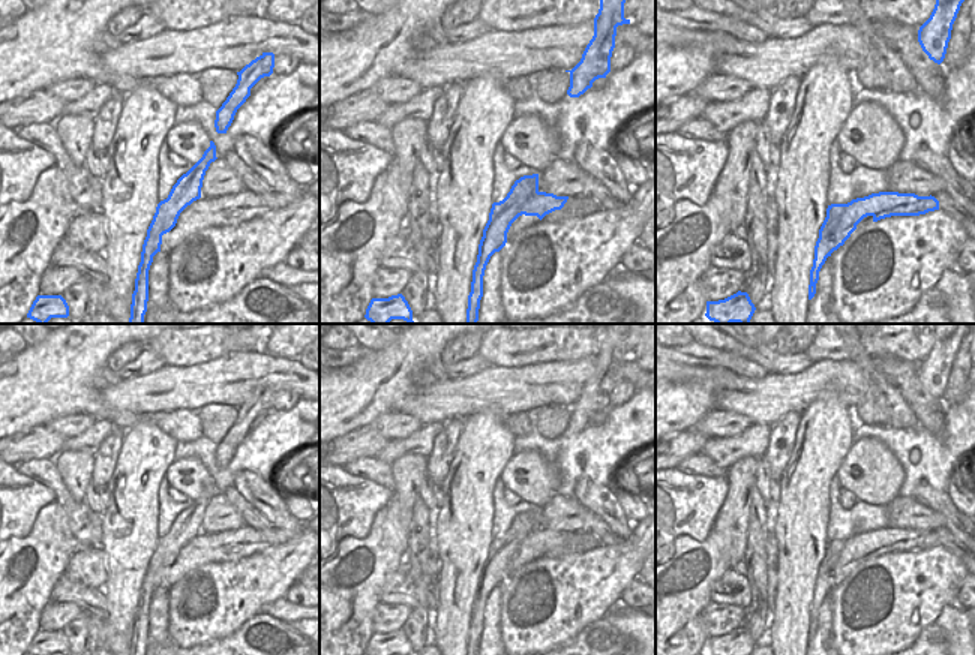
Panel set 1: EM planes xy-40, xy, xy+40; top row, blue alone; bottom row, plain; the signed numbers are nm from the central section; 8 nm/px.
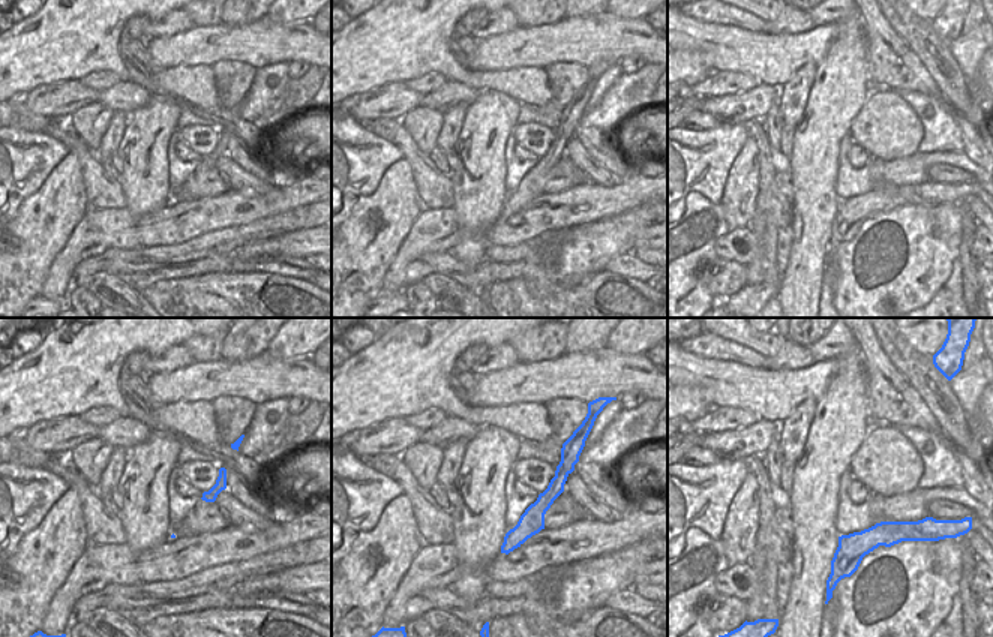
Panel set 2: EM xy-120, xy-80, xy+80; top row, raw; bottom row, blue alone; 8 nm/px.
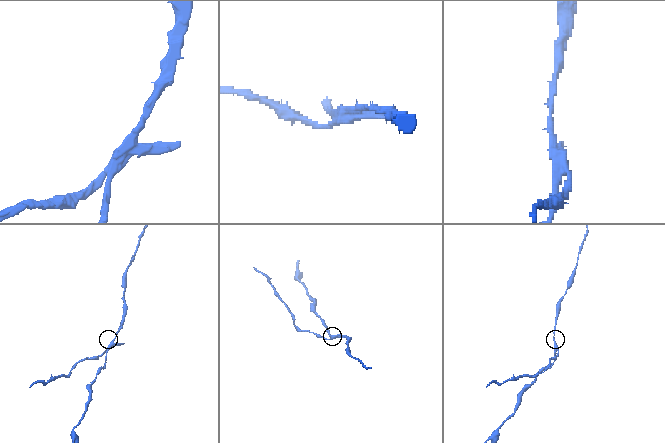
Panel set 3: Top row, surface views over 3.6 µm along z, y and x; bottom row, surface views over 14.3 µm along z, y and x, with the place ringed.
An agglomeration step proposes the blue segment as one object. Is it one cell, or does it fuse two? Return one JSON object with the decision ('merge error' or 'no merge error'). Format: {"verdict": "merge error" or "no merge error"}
{"verdict": "merge error"}

